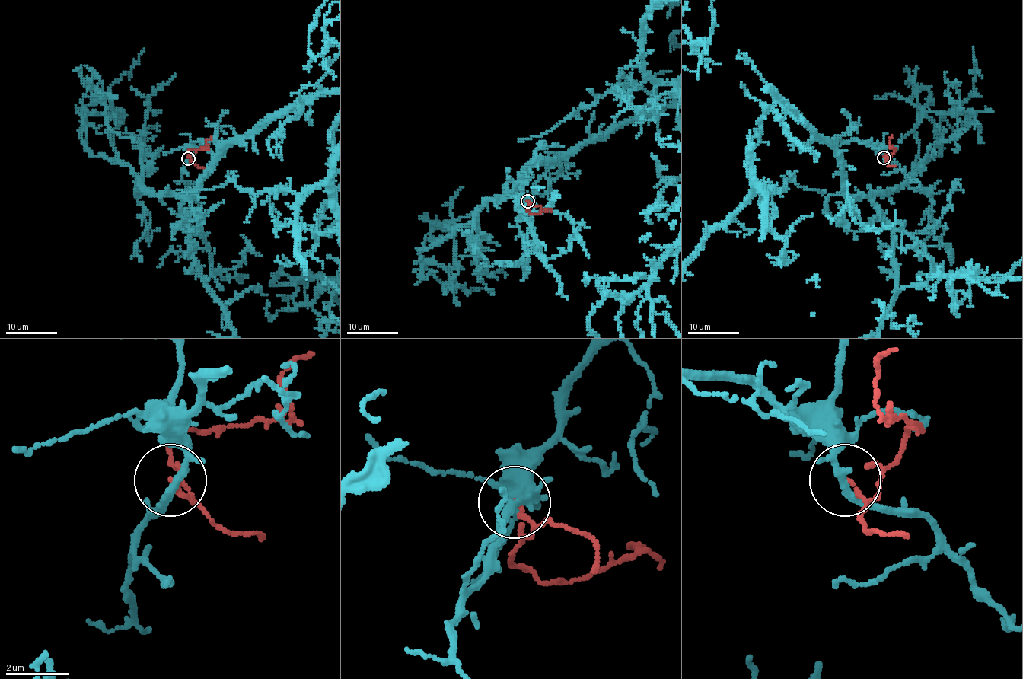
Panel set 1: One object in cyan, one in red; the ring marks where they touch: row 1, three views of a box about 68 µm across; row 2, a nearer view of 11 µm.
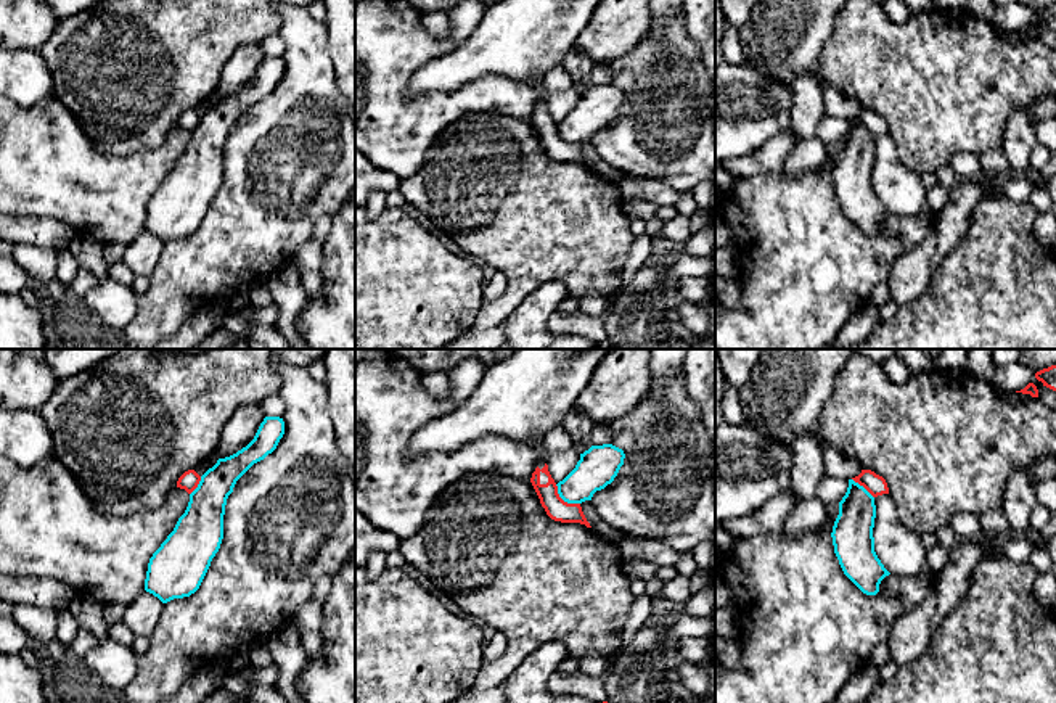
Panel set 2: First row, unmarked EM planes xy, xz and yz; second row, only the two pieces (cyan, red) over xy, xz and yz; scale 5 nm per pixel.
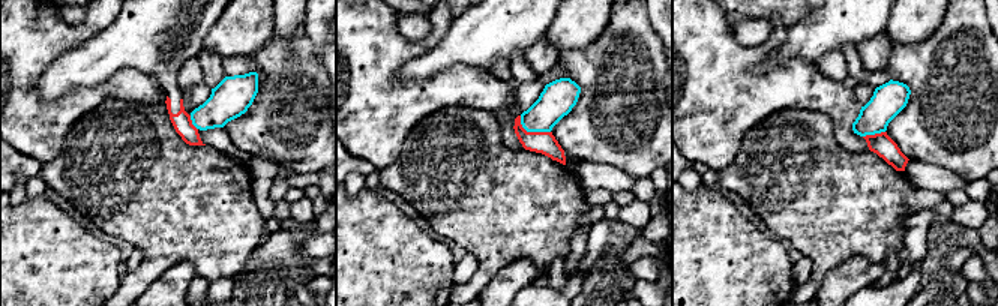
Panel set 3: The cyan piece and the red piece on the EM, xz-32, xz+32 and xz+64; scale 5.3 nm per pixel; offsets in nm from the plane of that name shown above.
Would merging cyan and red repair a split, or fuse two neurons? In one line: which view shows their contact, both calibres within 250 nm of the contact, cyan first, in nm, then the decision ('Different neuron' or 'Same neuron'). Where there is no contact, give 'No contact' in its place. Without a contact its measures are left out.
Touches cyan in xz. Thickness 200 nm (cyan) against 110 nm. Different neuron

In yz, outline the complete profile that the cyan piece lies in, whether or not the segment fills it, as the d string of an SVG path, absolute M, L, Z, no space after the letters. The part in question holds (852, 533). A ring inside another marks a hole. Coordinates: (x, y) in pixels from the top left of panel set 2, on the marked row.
M849 479L831 537L844 574L866 595L876 595L881 581L890 574L874 552L874 518L874 497Z

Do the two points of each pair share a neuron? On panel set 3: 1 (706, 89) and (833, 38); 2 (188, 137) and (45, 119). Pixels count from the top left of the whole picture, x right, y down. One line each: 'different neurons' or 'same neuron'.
1: different neurons
2: different neurons

